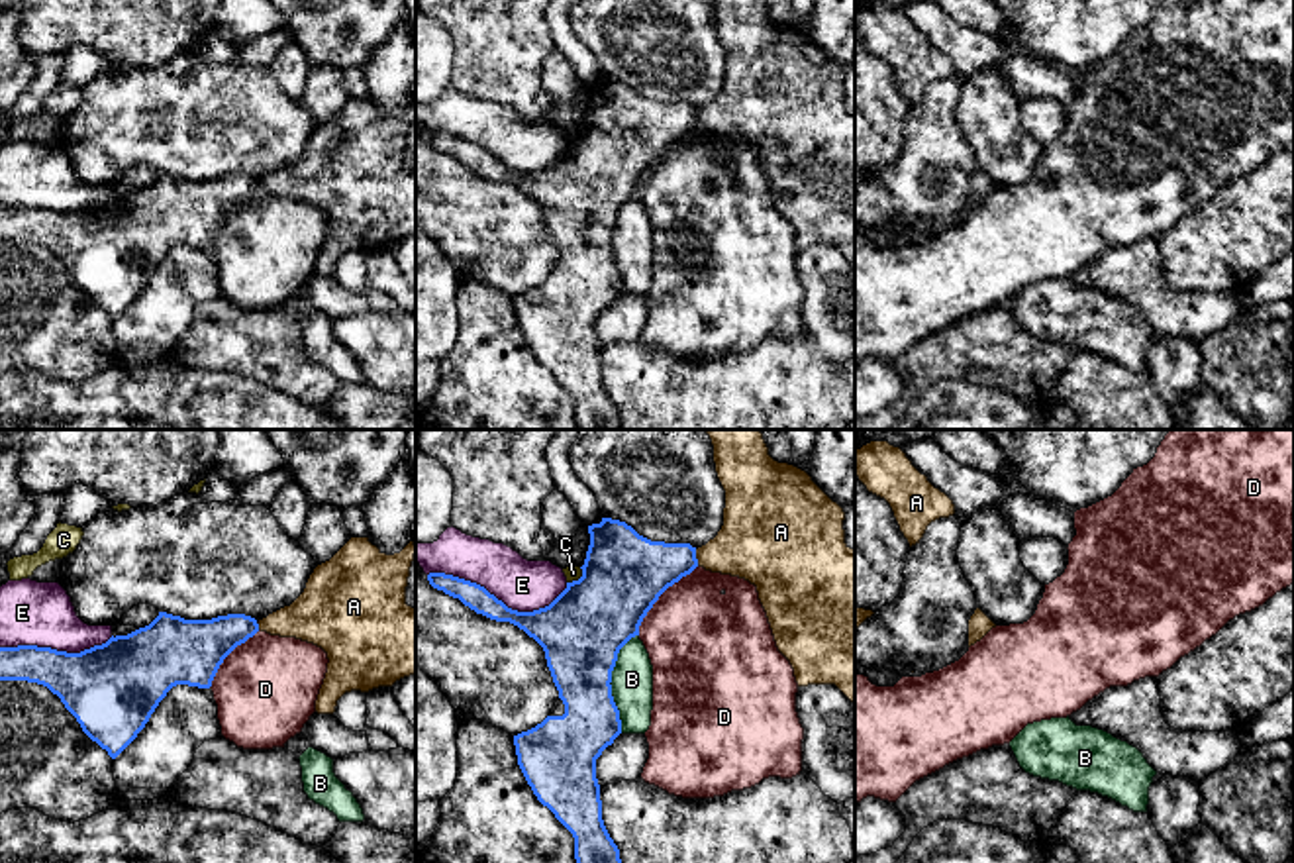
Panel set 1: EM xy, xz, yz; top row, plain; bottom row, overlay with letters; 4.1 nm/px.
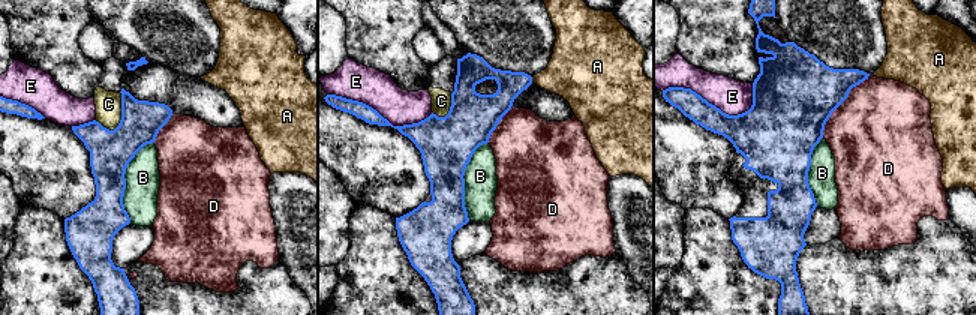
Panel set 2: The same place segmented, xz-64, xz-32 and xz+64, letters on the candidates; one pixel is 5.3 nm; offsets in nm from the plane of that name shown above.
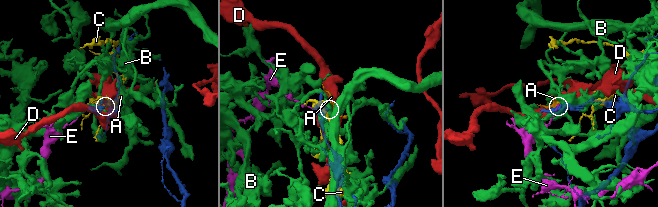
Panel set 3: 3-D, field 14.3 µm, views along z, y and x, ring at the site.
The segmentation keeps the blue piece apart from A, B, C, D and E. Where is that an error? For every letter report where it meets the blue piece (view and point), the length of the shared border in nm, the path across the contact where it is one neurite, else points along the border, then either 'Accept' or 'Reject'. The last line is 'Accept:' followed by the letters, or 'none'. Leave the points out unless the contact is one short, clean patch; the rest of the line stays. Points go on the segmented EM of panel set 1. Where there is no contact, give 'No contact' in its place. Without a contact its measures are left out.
A: Touches blue at xz (695, 558). Shared border 70 nm. Boundary: xz (695, 550), (698, 563). Reject
B: Touches blue at xz (610, 681). Shared border 420 nm. Reject
C: Touches blue at xz (579, 579). Shared border 90 nm. Reject
D: Touches blue at xz (659, 595). Shared border 380 nm. Reject
E: Touches blue at xz (497, 599). Shared border 600 nm. Reject
Accept: none

